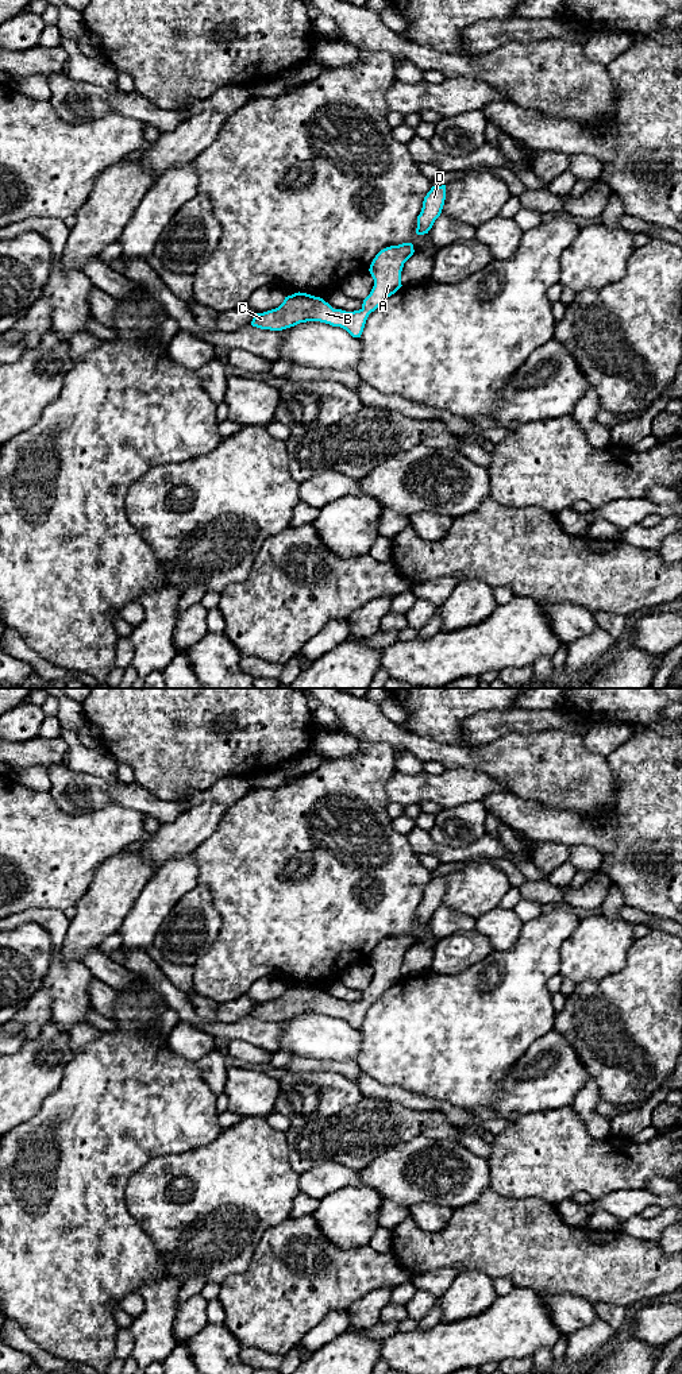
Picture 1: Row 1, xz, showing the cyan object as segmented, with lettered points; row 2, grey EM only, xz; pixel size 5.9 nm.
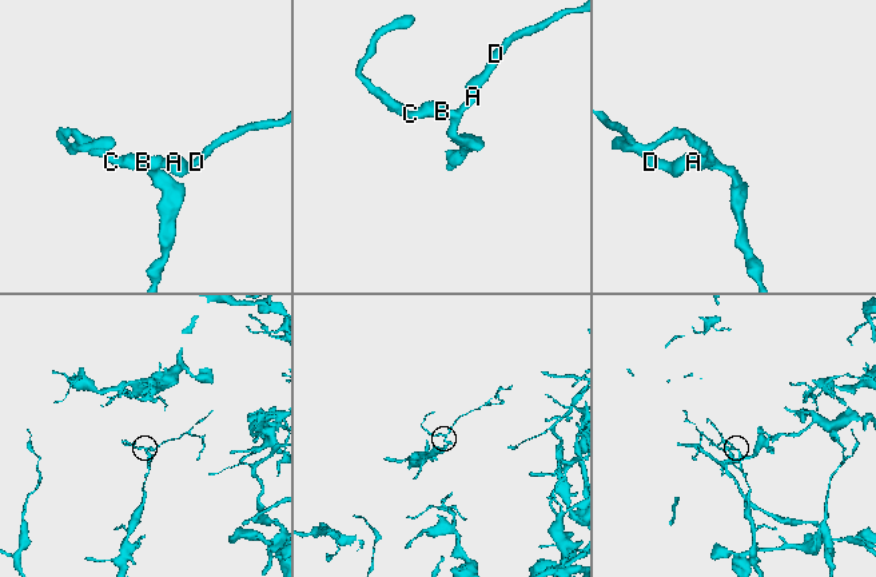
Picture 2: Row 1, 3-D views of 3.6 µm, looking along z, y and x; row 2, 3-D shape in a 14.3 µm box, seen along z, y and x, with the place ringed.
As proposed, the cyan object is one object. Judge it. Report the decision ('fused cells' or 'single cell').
single cell

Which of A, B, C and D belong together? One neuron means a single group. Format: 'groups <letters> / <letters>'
groups A B C D

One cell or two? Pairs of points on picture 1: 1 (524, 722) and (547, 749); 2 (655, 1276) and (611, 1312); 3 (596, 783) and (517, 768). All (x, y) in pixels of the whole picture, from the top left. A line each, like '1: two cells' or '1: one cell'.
1: two cells
2: two cells
3: one cell

